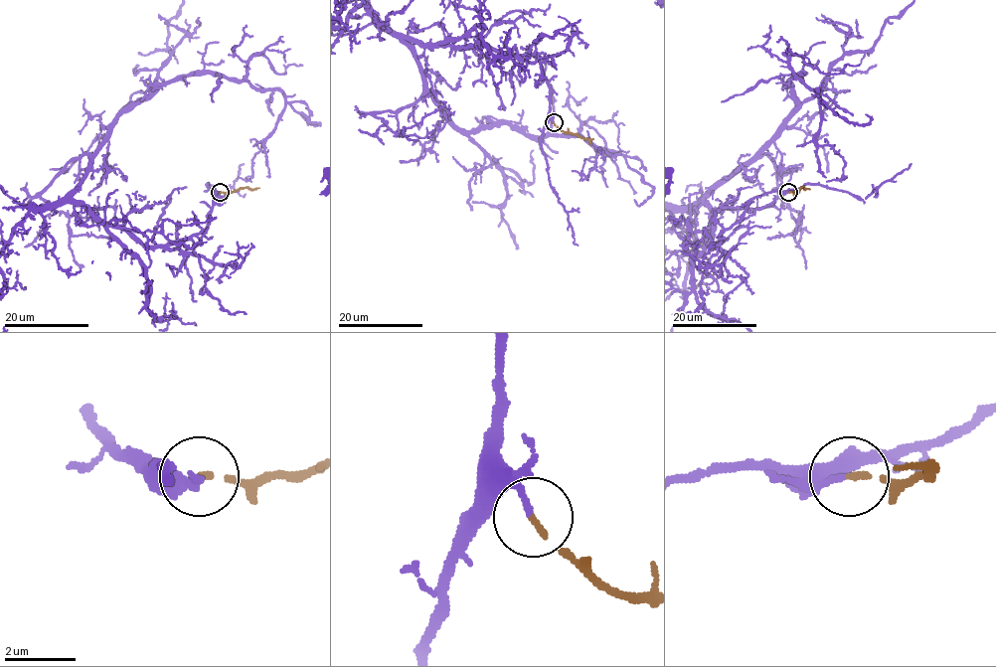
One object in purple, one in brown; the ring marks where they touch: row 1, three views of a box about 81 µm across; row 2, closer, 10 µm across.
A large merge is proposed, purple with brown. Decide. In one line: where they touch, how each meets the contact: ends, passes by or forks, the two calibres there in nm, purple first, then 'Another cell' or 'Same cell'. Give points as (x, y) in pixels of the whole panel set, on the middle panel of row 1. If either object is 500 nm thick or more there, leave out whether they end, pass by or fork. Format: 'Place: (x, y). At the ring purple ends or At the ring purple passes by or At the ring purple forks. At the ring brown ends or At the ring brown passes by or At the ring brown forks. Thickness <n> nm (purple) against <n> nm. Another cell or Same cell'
Place: (554, 122). At the ring purple ends. At the ring brown ends. Thickness 150 nm (purple) against 150 nm. Same cell

